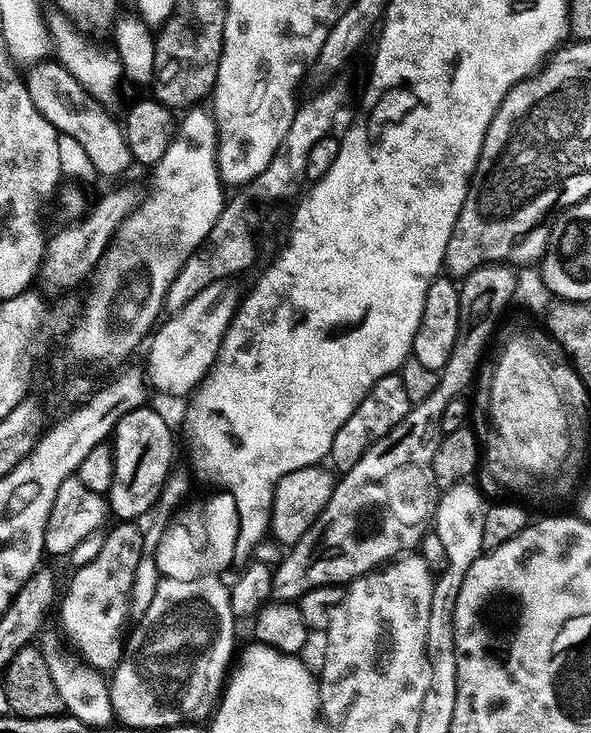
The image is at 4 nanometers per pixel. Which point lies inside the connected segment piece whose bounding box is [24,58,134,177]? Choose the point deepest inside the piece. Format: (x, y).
(60, 98)

